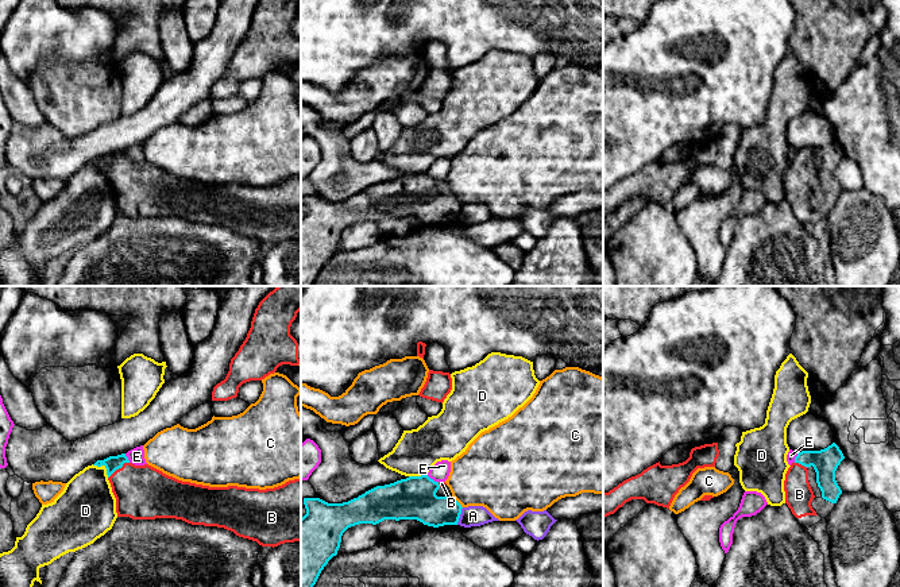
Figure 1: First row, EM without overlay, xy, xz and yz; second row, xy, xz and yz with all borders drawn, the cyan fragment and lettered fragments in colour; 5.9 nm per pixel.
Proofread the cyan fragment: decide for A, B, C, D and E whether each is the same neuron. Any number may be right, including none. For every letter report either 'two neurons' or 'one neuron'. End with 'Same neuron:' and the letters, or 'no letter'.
A: two neurons
B: one neuron
C: two neurons
D: two neurons
E: two neurons
Same neuron: B

